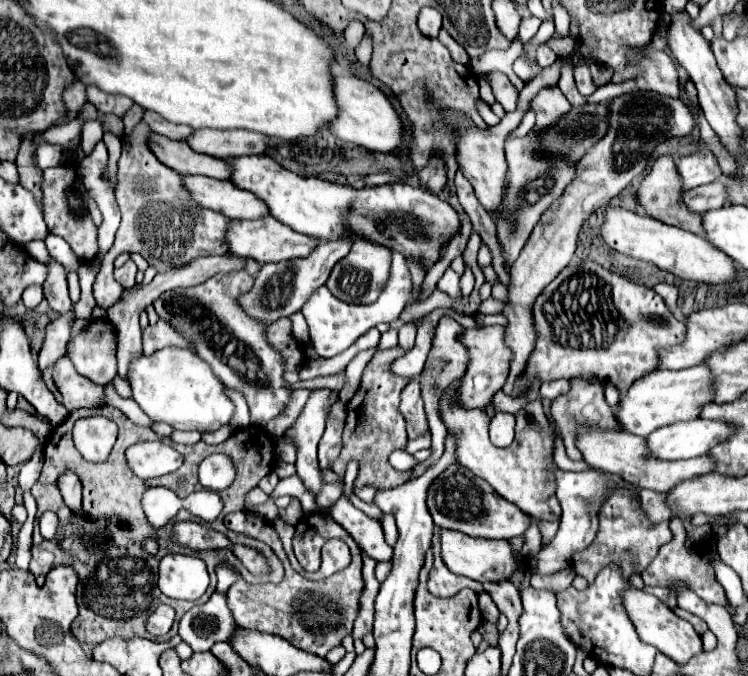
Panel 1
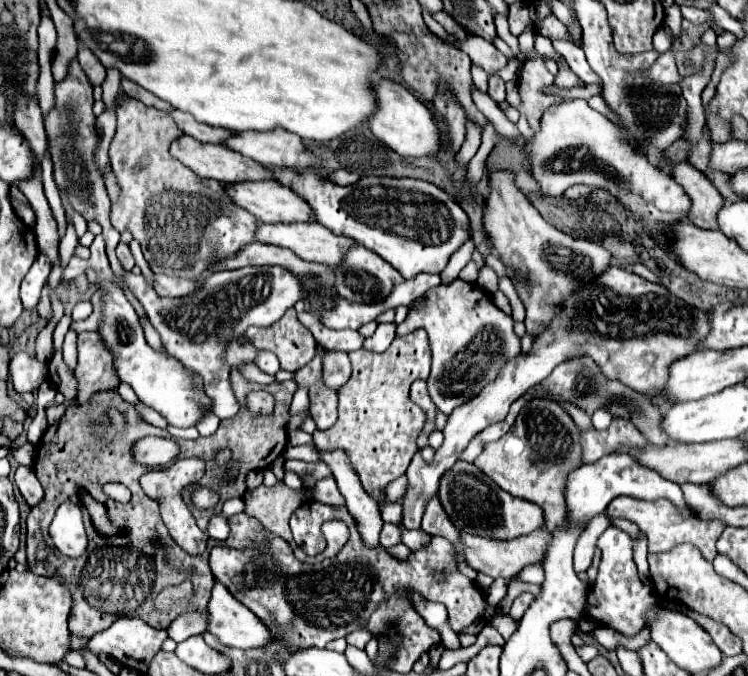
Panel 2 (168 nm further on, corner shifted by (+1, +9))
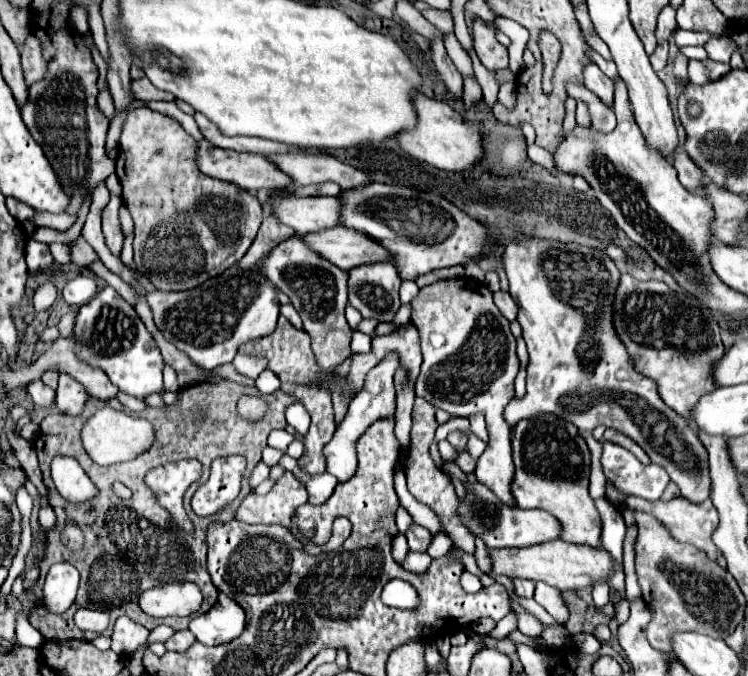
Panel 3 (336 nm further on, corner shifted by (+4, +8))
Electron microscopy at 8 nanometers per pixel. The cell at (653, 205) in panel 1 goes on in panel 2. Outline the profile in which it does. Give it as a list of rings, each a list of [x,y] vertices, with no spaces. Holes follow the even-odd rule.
[[[687,161],[673,165],[673,177],[687,191],[693,201],[689,211],[689,221],[701,229],[717,229],[715,215],[725,205],[723,195],[715,189],[715,185],[695,167],[687,165]]]

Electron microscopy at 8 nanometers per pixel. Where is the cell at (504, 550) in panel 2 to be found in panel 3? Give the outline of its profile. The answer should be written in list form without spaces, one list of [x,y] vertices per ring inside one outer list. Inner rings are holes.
[[[550,540],[526,548],[492,548],[488,552],[494,574],[508,578],[528,578],[534,582],[542,580],[562,592],[590,588],[596,580],[608,578],[608,572],[612,572],[612,558],[604,550],[586,544],[570,544],[564,540]]]

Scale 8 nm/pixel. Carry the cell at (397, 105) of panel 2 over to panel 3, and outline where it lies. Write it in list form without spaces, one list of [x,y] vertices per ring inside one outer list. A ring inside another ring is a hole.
[[[420,92],[412,94],[412,106],[416,112],[416,124],[410,130],[402,130],[394,136],[398,146],[408,152],[412,158],[430,164],[440,170],[466,170],[482,158],[480,132],[476,126],[462,120],[446,102],[432,100]]]

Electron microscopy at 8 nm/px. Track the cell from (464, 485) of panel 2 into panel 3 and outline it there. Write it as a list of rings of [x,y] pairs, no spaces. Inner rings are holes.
[[[466,474],[470,488],[466,490],[464,500],[458,502],[458,516],[462,524],[478,538],[484,540],[488,548],[514,548],[514,546],[532,546],[542,544],[544,540],[556,540],[560,536],[560,524],[556,518],[544,510],[522,510],[510,504],[504,504],[488,486],[476,480],[476,474]]]

